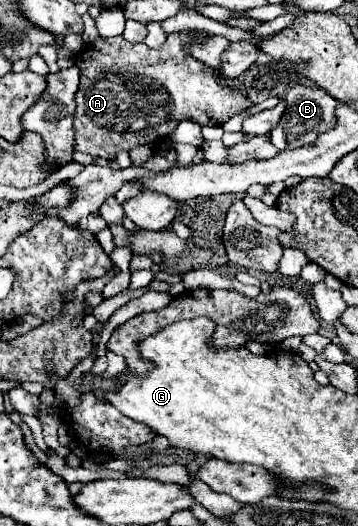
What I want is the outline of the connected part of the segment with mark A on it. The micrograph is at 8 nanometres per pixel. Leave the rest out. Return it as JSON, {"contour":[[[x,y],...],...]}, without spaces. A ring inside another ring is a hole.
{"contour":[[[179,32],[169,34],[167,40],[163,42],[163,46],[157,48],[157,50],[147,48],[143,42],[141,42],[141,44],[131,44],[131,42],[127,42],[127,40],[121,38],[121,36],[115,36],[115,38],[97,38],[97,40],[95,40],[93,44],[89,44],[85,50],[81,50],[79,54],[75,54],[73,64],[79,68],[79,74],[81,74],[81,84],[79,84],[79,90],[77,90],[77,94],[75,94],[75,102],[77,102],[77,112],[75,112],[75,140],[77,140],[77,144],[75,144],[75,150],[77,150],[77,152],[91,154],[91,156],[109,158],[109,156],[119,154],[121,150],[131,150],[131,148],[135,148],[135,146],[139,146],[139,144],[161,144],[163,140],[167,140],[167,138],[175,132],[175,128],[177,128],[177,124],[179,124],[181,120],[195,120],[195,122],[199,122],[201,126],[217,126],[217,124],[223,124],[223,122],[227,122],[229,118],[241,114],[243,110],[247,110],[247,108],[251,106],[251,102],[245,100],[245,96],[243,96],[239,90],[235,90],[235,88],[223,88],[223,86],[215,80],[213,70],[209,70],[205,64],[201,64],[199,60],[195,60],[191,54],[185,54],[185,52],[183,52],[183,48],[181,48],[181,34],[179,34]]]}

